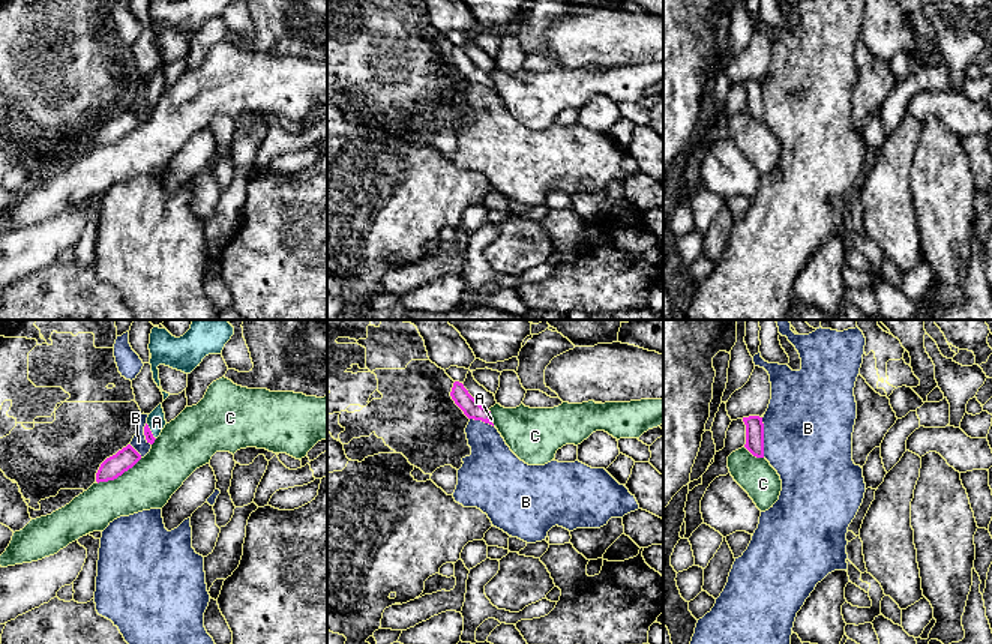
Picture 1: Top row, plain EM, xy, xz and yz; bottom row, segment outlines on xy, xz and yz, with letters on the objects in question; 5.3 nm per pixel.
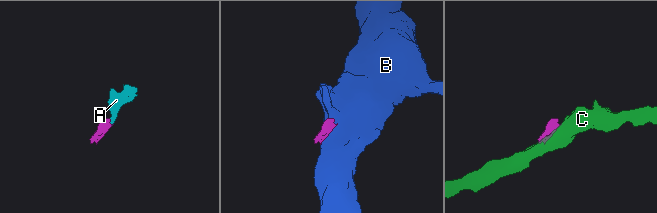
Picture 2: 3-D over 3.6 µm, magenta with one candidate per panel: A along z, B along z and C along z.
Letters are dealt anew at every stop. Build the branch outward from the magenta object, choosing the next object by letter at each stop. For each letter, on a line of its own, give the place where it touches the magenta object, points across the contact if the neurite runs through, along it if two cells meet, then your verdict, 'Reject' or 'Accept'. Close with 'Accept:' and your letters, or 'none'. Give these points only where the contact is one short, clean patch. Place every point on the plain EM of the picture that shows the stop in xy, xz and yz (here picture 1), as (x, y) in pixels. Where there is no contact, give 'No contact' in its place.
A: Touches magenta at xy (150, 95). Path across: xy (147, 96), (150, 95), (156, 86). Accept
B: Touches magenta at yz (763, 101). Boundary: yz (761, 81), (764, 120). Reject
C: Touches magenta at xy (119, 138). Reject
Accept: A

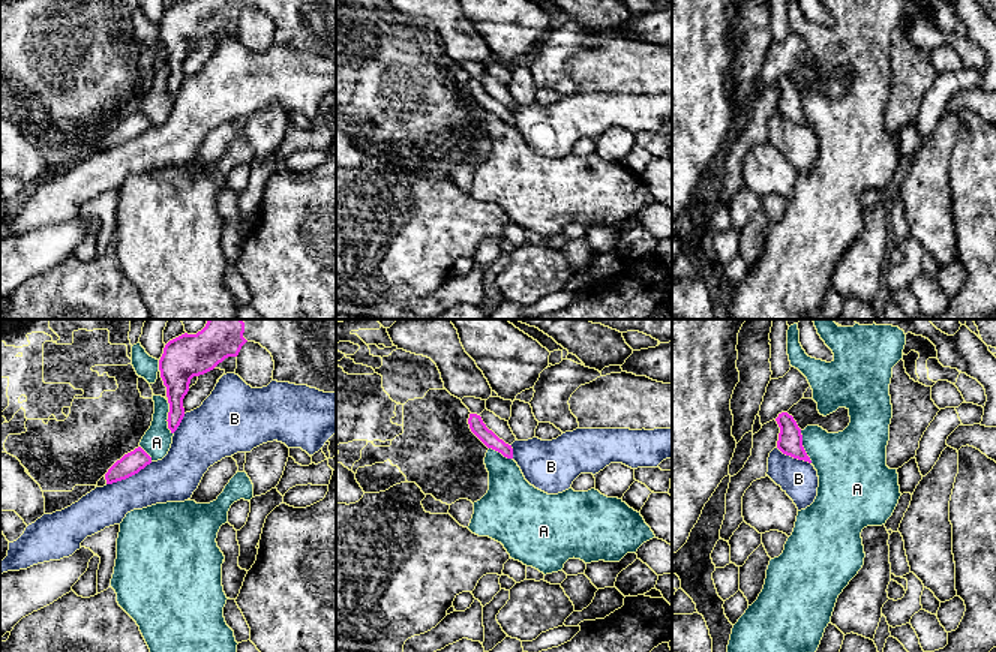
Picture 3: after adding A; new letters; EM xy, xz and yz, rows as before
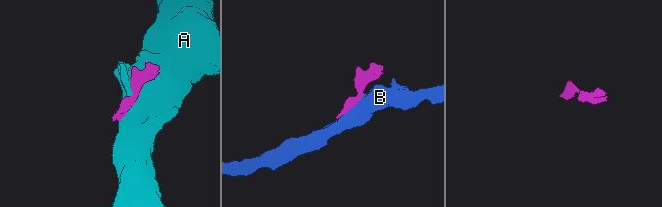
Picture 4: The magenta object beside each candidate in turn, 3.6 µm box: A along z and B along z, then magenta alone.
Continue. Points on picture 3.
A: Touches magenta at xy (168, 81). Boundary: xy (167, 65), (167, 87), (173, 98). Reject
B: Touches magenta at xy (129, 140). Reject
Accept: none

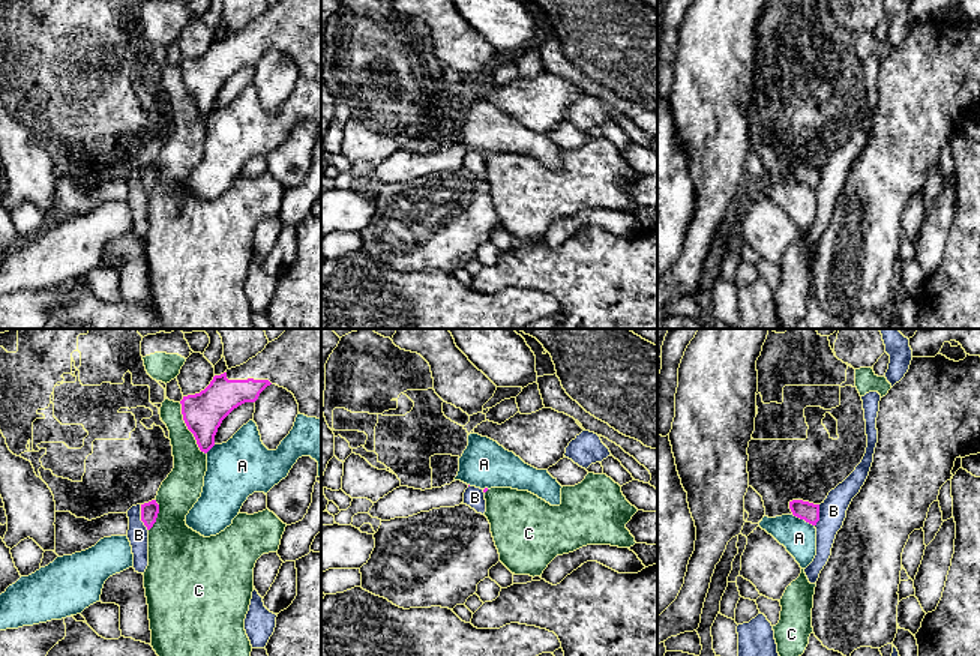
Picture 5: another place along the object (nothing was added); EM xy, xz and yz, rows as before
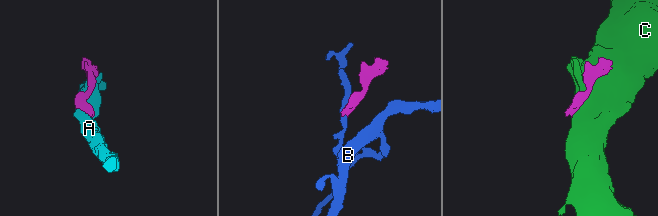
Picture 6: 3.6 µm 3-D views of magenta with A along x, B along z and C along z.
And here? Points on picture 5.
A: Touches magenta at yz (803, 182). Reject
B: Touches magenta at xy (141, 182). Boundary: xy (140, 168), (140, 183), (147, 194). Reject
C: Touches magenta at xy (188, 92). Boundary: xy (179, 66), (186, 92), (197, 110), (206, 117). Reject
Accept: none

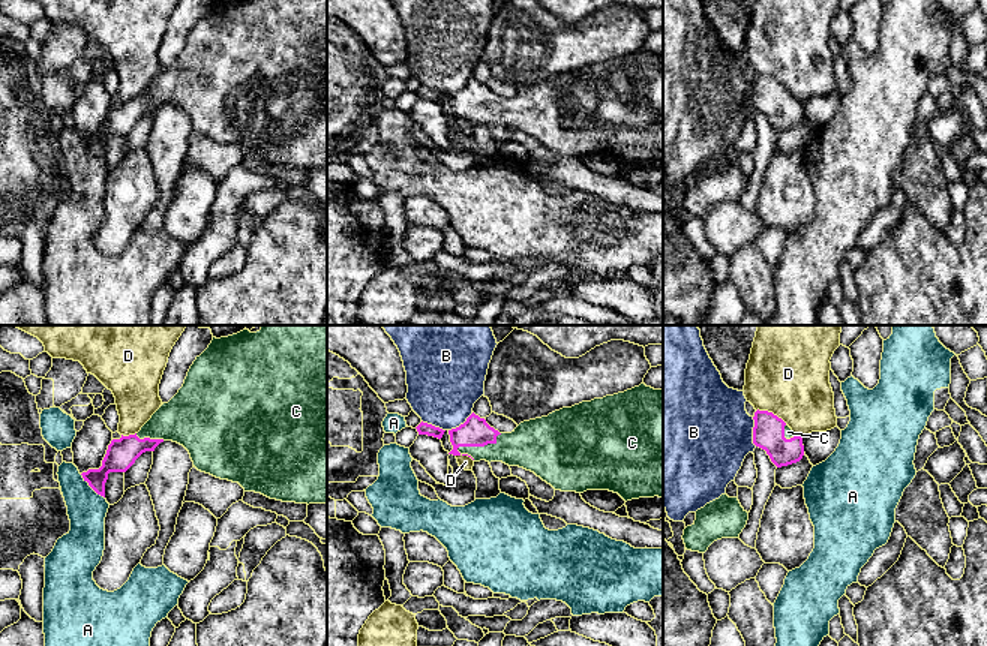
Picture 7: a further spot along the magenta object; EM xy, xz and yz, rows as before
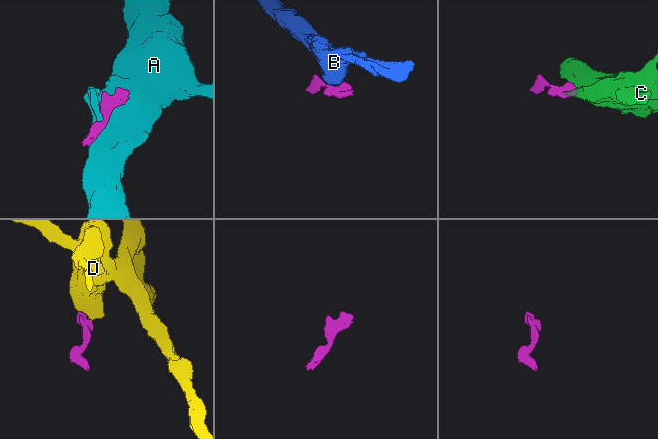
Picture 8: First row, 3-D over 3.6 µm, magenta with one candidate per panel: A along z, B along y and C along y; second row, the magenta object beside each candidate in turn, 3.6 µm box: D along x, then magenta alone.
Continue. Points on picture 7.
A: Touches magenta at xy (92, 152). Boundary: xy (80, 138), (104, 162). Reject
B: Touches magenta at yz (753, 96). Boundary: yz (752, 81), (753, 107), (756, 110). Reject
C: Touches magenta at xz (480, 110). Path across: xz (474, 96), (480, 110), (527, 111). Accept
D: Touches magenta at yz (771, 77). Boundary: yz (756, 74), (773, 77), (786, 87). Reject
Accept: C

